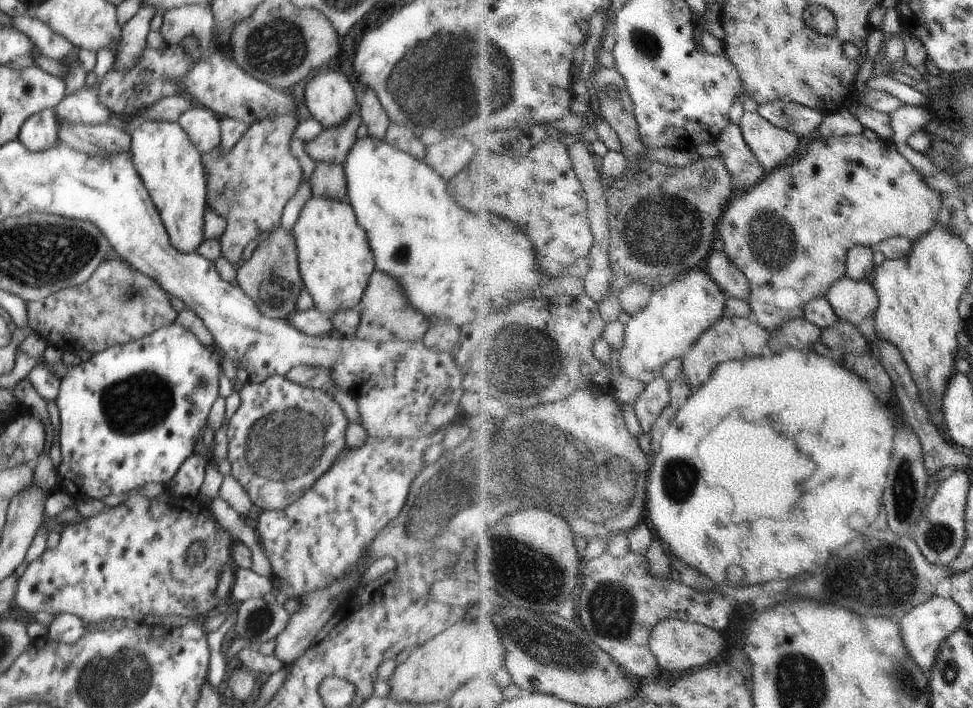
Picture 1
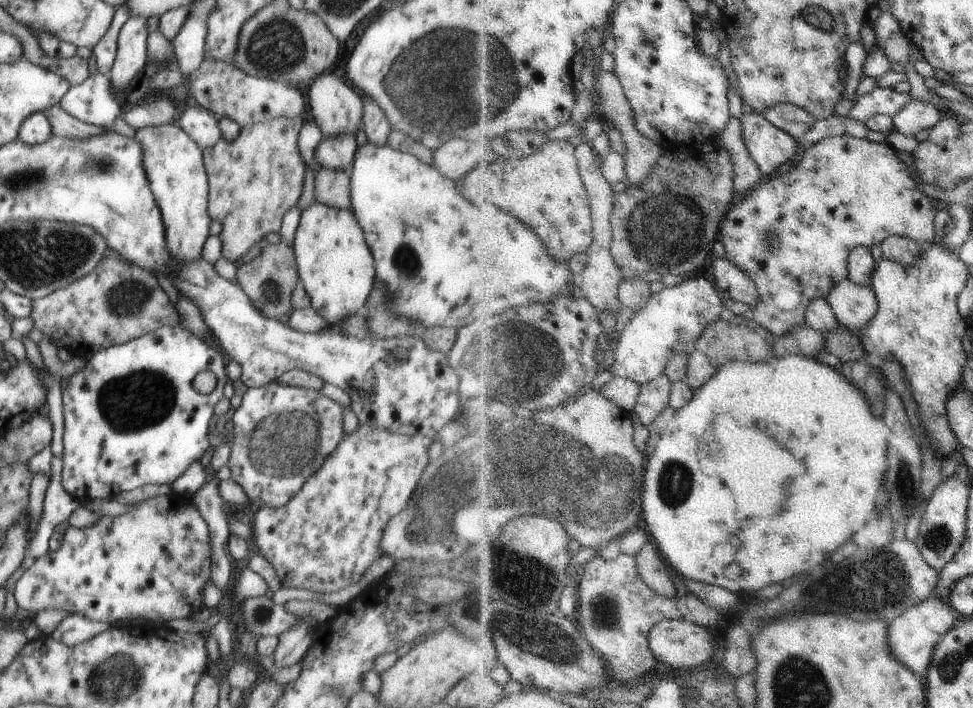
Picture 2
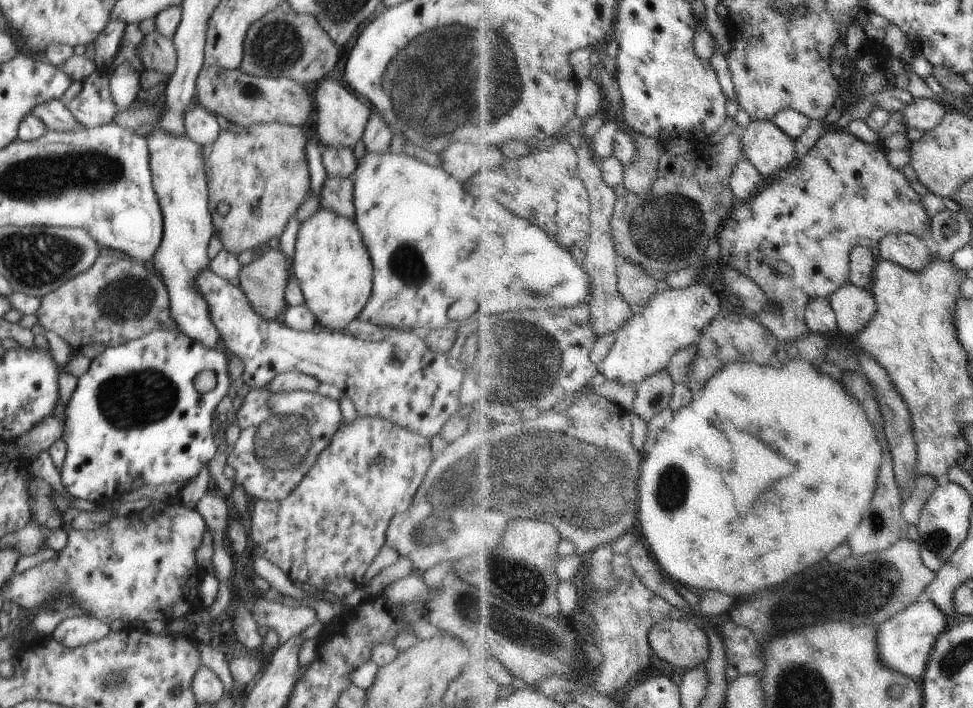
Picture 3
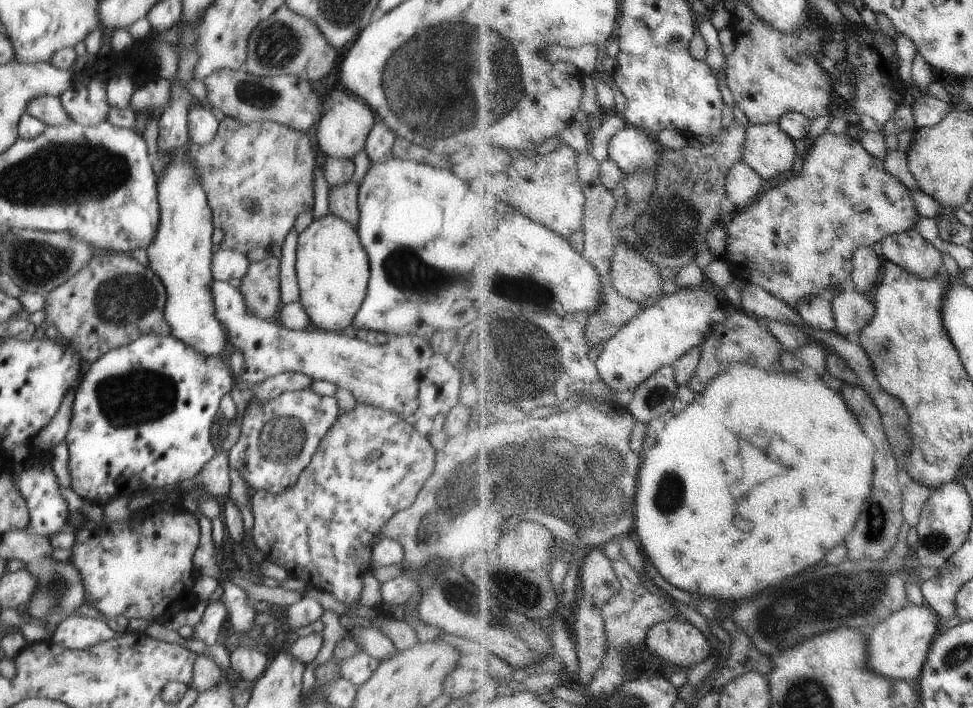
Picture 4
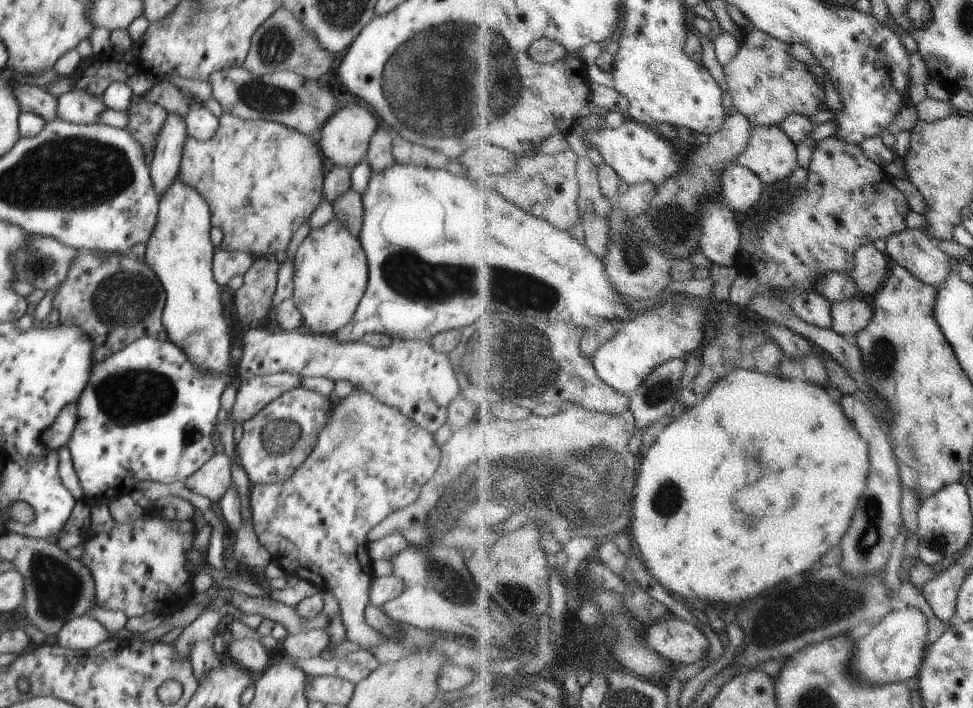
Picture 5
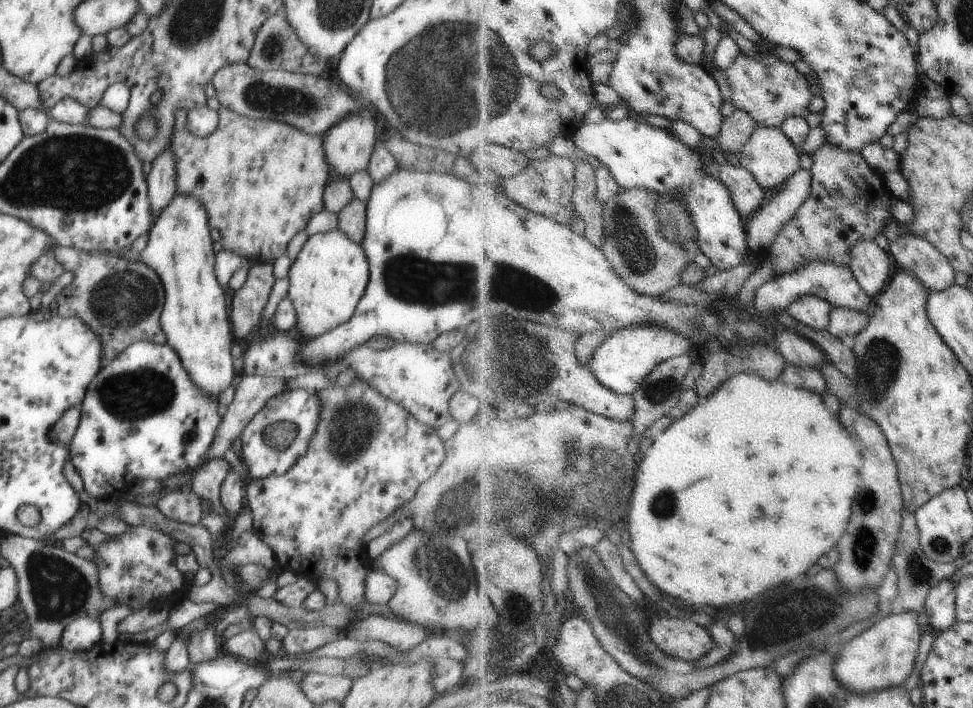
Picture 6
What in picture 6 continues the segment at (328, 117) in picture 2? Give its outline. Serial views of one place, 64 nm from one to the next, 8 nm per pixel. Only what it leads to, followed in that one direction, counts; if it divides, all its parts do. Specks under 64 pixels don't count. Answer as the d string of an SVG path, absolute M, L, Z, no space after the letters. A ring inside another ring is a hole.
M366 110L362 113L352 113L350 116L344 117L341 121L333 124L331 129L323 134L323 149L327 163L336 172L339 172L342 177L349 178L351 174L366 169L369 165L369 160L377 141L376 117L375 113Z

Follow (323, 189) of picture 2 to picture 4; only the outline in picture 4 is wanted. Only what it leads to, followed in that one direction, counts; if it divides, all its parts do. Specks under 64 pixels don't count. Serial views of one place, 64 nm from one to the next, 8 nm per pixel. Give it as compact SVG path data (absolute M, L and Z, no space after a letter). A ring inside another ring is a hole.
M353 180L329 189L329 212L347 220L356 229L359 219L357 184Z

